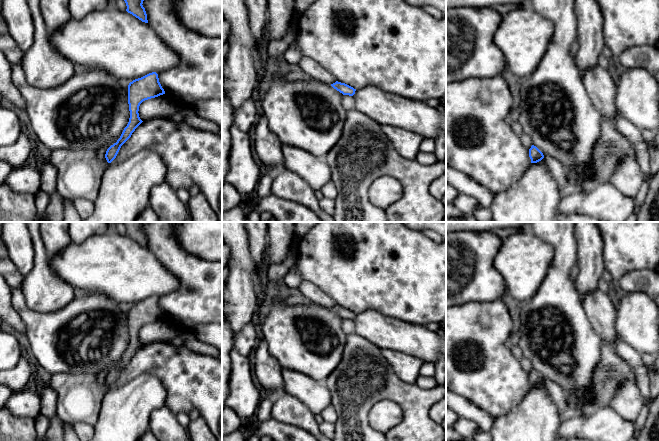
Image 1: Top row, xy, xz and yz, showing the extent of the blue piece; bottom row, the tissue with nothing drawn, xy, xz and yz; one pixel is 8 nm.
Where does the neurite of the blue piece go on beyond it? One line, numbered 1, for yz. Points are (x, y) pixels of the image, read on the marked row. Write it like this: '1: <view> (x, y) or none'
1: none

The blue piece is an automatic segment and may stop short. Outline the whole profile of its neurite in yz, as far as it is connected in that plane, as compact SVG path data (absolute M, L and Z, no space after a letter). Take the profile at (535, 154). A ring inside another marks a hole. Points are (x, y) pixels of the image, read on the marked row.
M534 145L529 149L529 157L531 159L531 163L537 163L544 158L543 153Z

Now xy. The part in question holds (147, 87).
M156 72L149 73L129 83L129 122L117 142L107 149L105 158L108 163L111 163L116 158L121 146L131 137L135 129L143 122L138 113L140 104L145 100L155 98L163 94L165 94L165 91L159 82L158 74Z

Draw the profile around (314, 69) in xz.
M304 56L296 65L296 68L301 69L305 73L309 74L313 79L321 82L327 84L333 84L336 82L336 78L329 71L309 57Z

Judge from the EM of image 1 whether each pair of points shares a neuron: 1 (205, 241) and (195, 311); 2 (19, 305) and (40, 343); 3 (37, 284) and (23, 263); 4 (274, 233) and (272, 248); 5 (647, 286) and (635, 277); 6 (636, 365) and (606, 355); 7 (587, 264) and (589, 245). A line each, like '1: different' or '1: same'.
1: different
2: same
3: different
4: same
5: same
6: different
7: same

